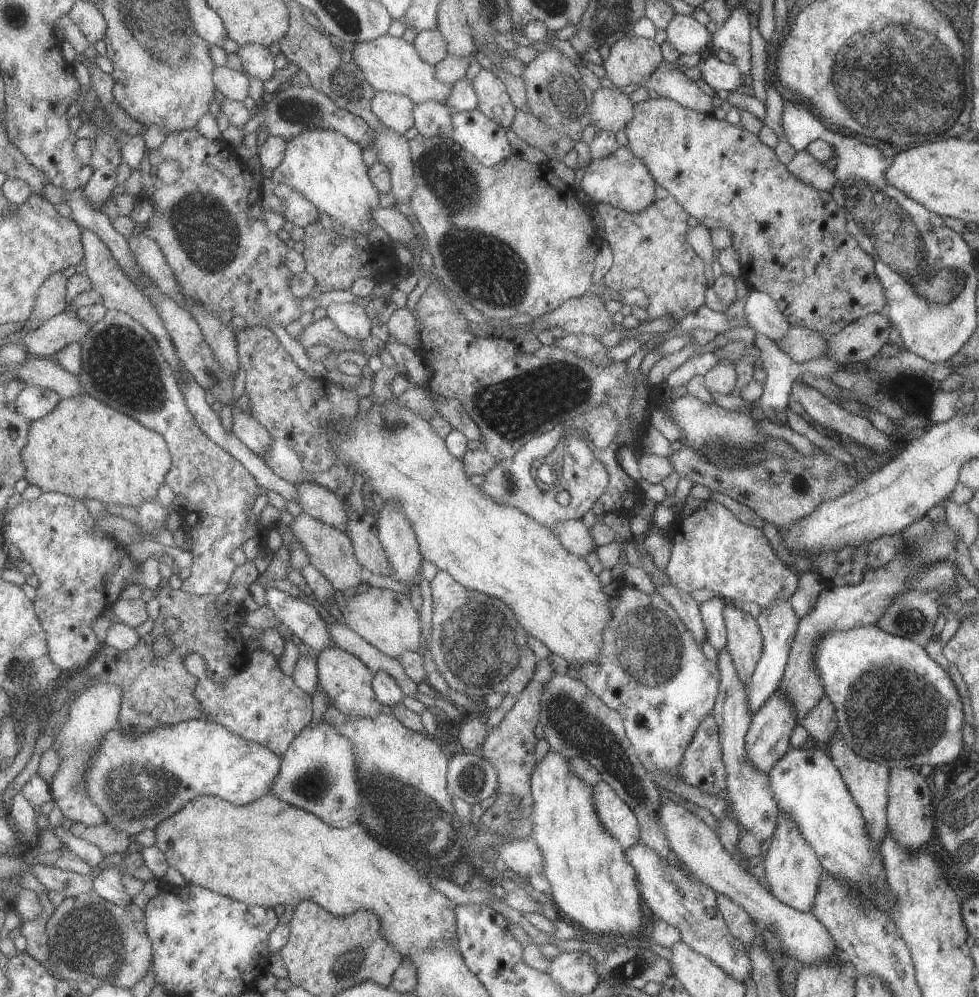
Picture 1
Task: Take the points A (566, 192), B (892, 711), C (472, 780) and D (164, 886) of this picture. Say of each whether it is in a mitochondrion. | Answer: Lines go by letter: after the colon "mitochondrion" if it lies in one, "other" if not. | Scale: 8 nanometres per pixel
A: other
B: mitochondrion
C: mitochondrion
D: other

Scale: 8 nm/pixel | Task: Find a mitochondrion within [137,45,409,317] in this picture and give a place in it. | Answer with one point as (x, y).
(210, 233)

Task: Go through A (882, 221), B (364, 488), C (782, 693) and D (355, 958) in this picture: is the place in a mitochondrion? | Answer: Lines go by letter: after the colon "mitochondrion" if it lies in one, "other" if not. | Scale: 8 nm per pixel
A: mitochondrion
B: other
C: other
D: mitochondrion

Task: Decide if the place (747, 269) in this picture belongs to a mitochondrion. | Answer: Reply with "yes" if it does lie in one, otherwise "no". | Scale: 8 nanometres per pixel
no

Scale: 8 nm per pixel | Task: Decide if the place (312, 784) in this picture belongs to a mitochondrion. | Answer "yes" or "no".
yes

